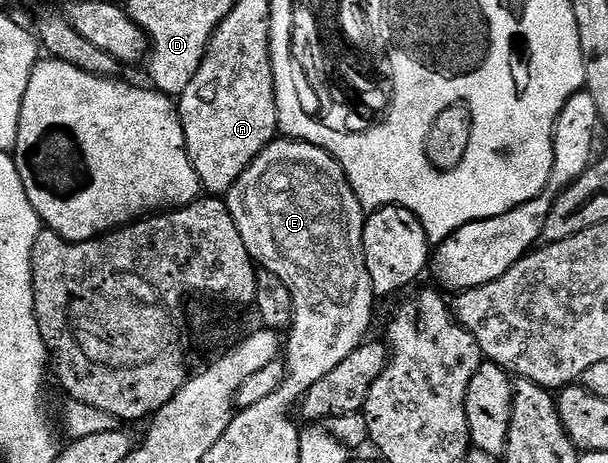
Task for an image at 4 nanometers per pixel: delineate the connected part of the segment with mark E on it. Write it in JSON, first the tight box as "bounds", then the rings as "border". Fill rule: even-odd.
{"bounds":[226,140,378,374],"border":[[[273,140],[244,169],[242,176],[228,191],[226,201],[230,208],[230,216],[234,216],[234,224],[242,232],[242,236],[246,238],[246,248],[250,252],[252,261],[259,264],[263,269],[274,272],[274,276],[278,276],[278,280],[288,289],[292,297],[290,329],[286,334],[286,372],[296,374],[296,366],[324,366],[324,362],[328,362],[328,372],[338,368],[338,364],[342,364],[342,360],[346,360],[346,356],[350,356],[350,352],[354,352],[354,348],[358,348],[361,342],[365,341],[367,334],[364,333],[372,326],[372,305],[378,301],[378,295],[372,288],[370,272],[366,268],[366,256],[364,255],[366,211],[358,200],[356,187],[348,183],[348,172],[340,167],[340,161],[337,158],[333,158],[327,150],[323,150],[320,146],[295,140]],[[252,230],[261,230],[264,233],[264,238],[254,238]]]}

